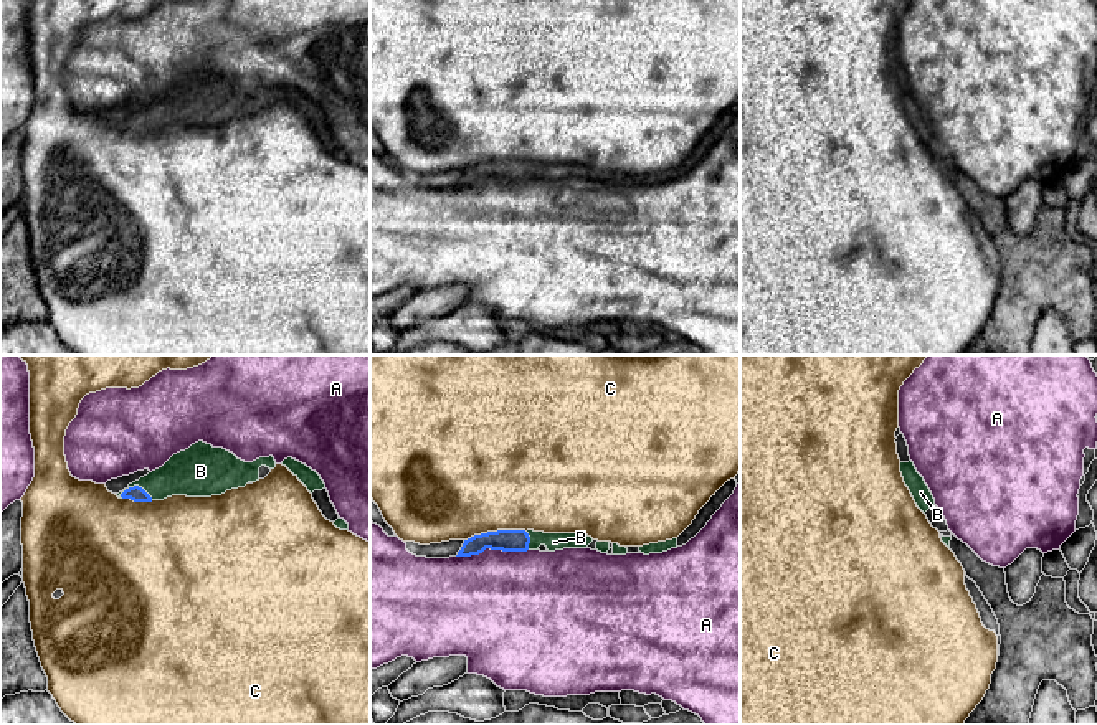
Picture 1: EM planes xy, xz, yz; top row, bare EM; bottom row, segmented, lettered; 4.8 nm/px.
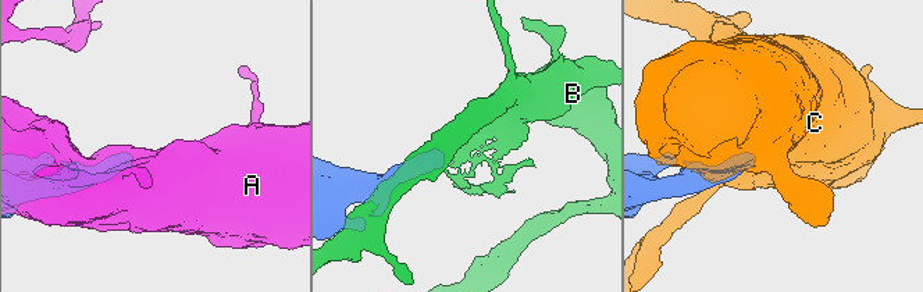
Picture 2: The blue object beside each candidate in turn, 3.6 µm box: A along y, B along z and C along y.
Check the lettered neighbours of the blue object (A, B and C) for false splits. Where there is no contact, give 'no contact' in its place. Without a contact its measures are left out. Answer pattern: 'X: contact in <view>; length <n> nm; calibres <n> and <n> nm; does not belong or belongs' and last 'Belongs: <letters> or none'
A: contact in xz; length 360 nm; calibres 110 and 480 nm; does not belong
B: contact in xy; length 170 nm; calibres 80 and 220 nm; belongs
C: contact in xz; length 300 nm; calibres 110 and 480 nm; does not belong
Belongs: B

